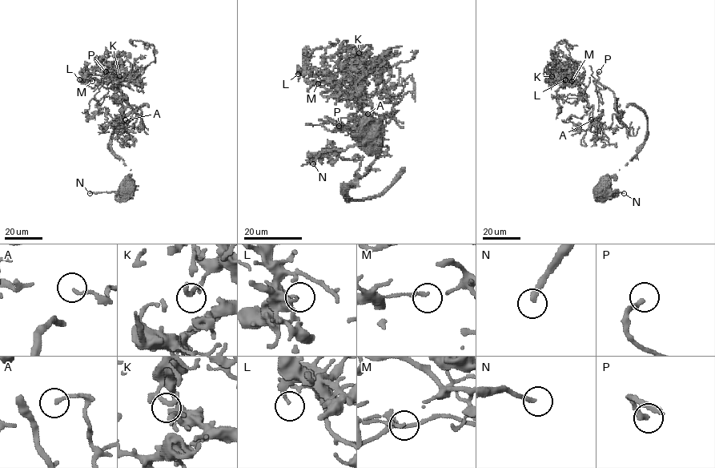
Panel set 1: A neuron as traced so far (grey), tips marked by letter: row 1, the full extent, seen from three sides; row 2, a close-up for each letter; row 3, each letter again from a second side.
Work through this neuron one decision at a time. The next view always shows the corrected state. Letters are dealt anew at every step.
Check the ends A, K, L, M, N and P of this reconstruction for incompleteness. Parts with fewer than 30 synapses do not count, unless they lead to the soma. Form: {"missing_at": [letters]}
{"missing_at": ["P"]}

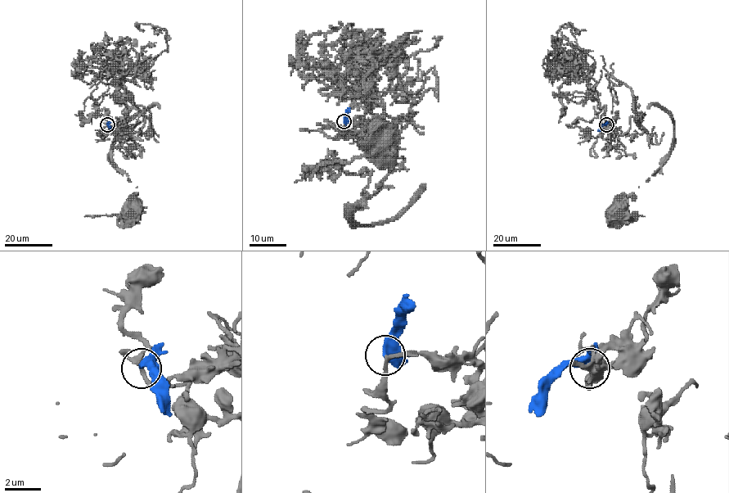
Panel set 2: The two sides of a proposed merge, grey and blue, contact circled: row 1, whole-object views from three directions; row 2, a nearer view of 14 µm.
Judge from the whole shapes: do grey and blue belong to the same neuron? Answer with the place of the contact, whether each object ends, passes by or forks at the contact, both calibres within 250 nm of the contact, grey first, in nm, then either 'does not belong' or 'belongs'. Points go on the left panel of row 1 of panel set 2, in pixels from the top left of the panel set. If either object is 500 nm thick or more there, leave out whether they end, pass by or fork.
at (107, 124); grey passes by; blue passes by; 190 nm thick on the grey side, 380 nm on the other; does not belong

